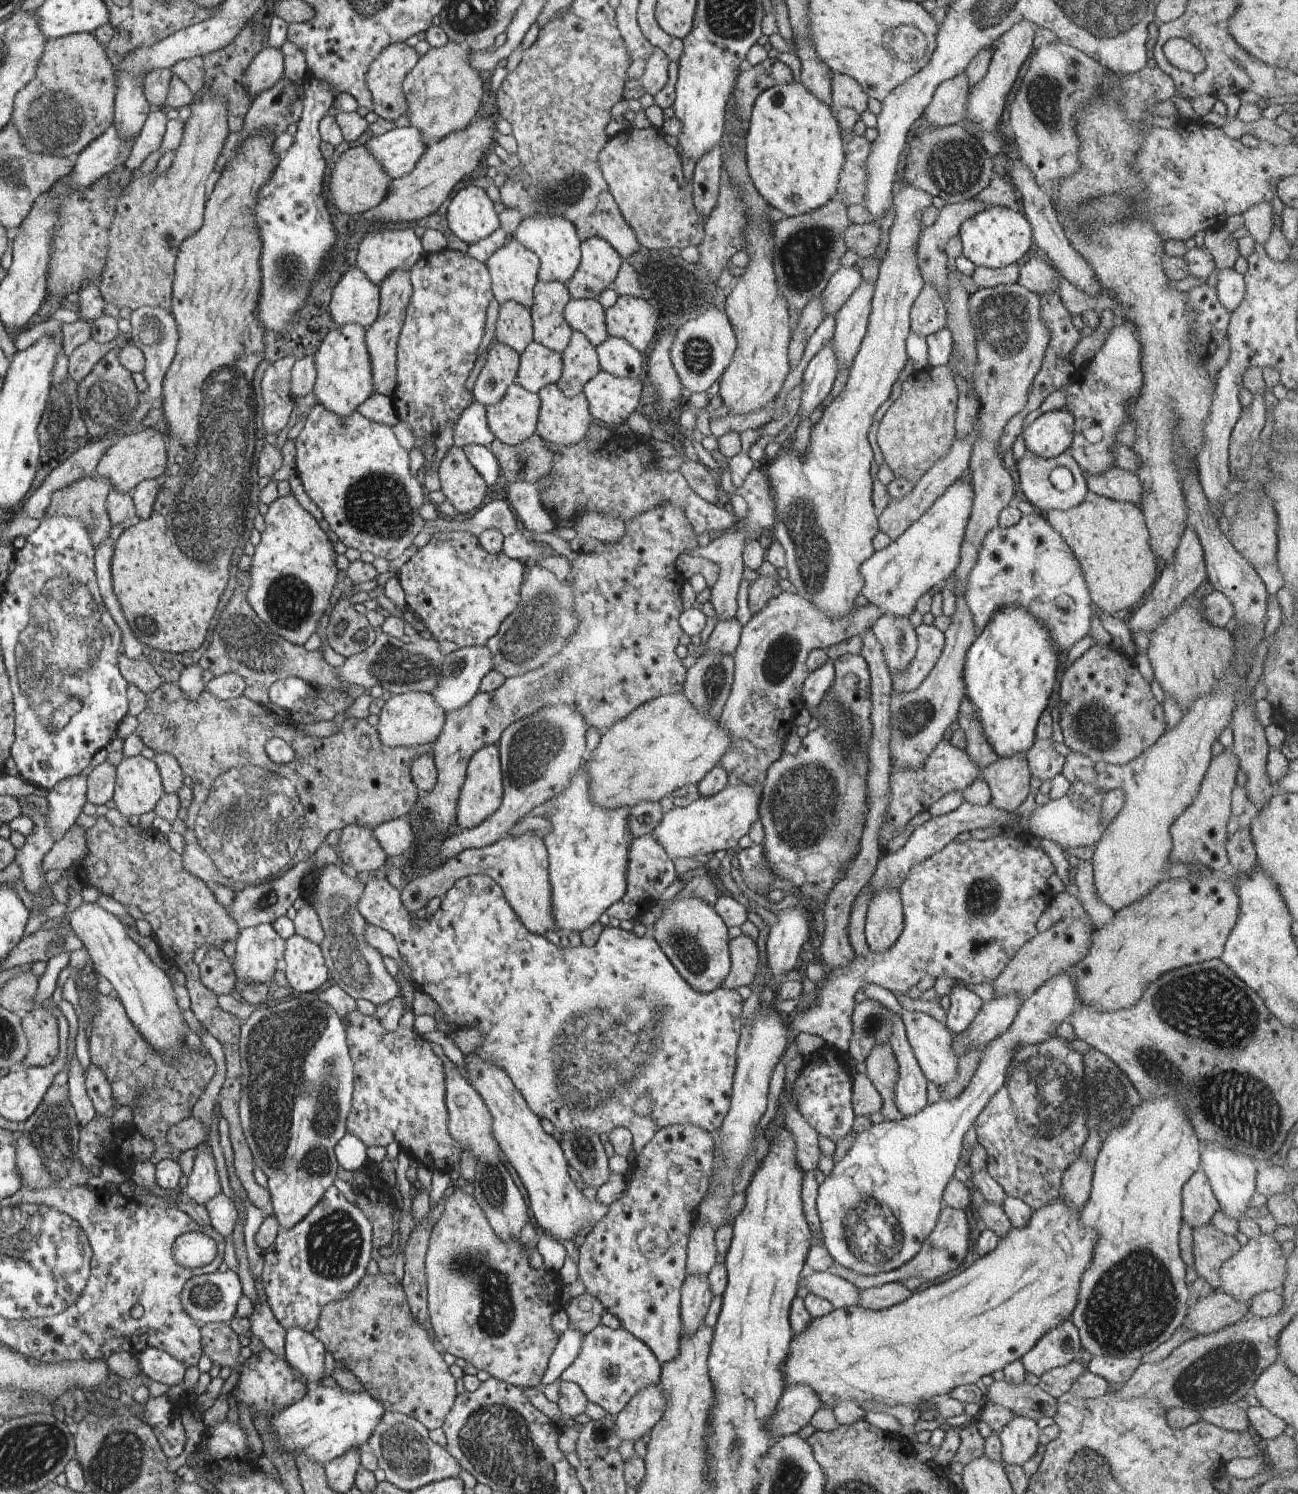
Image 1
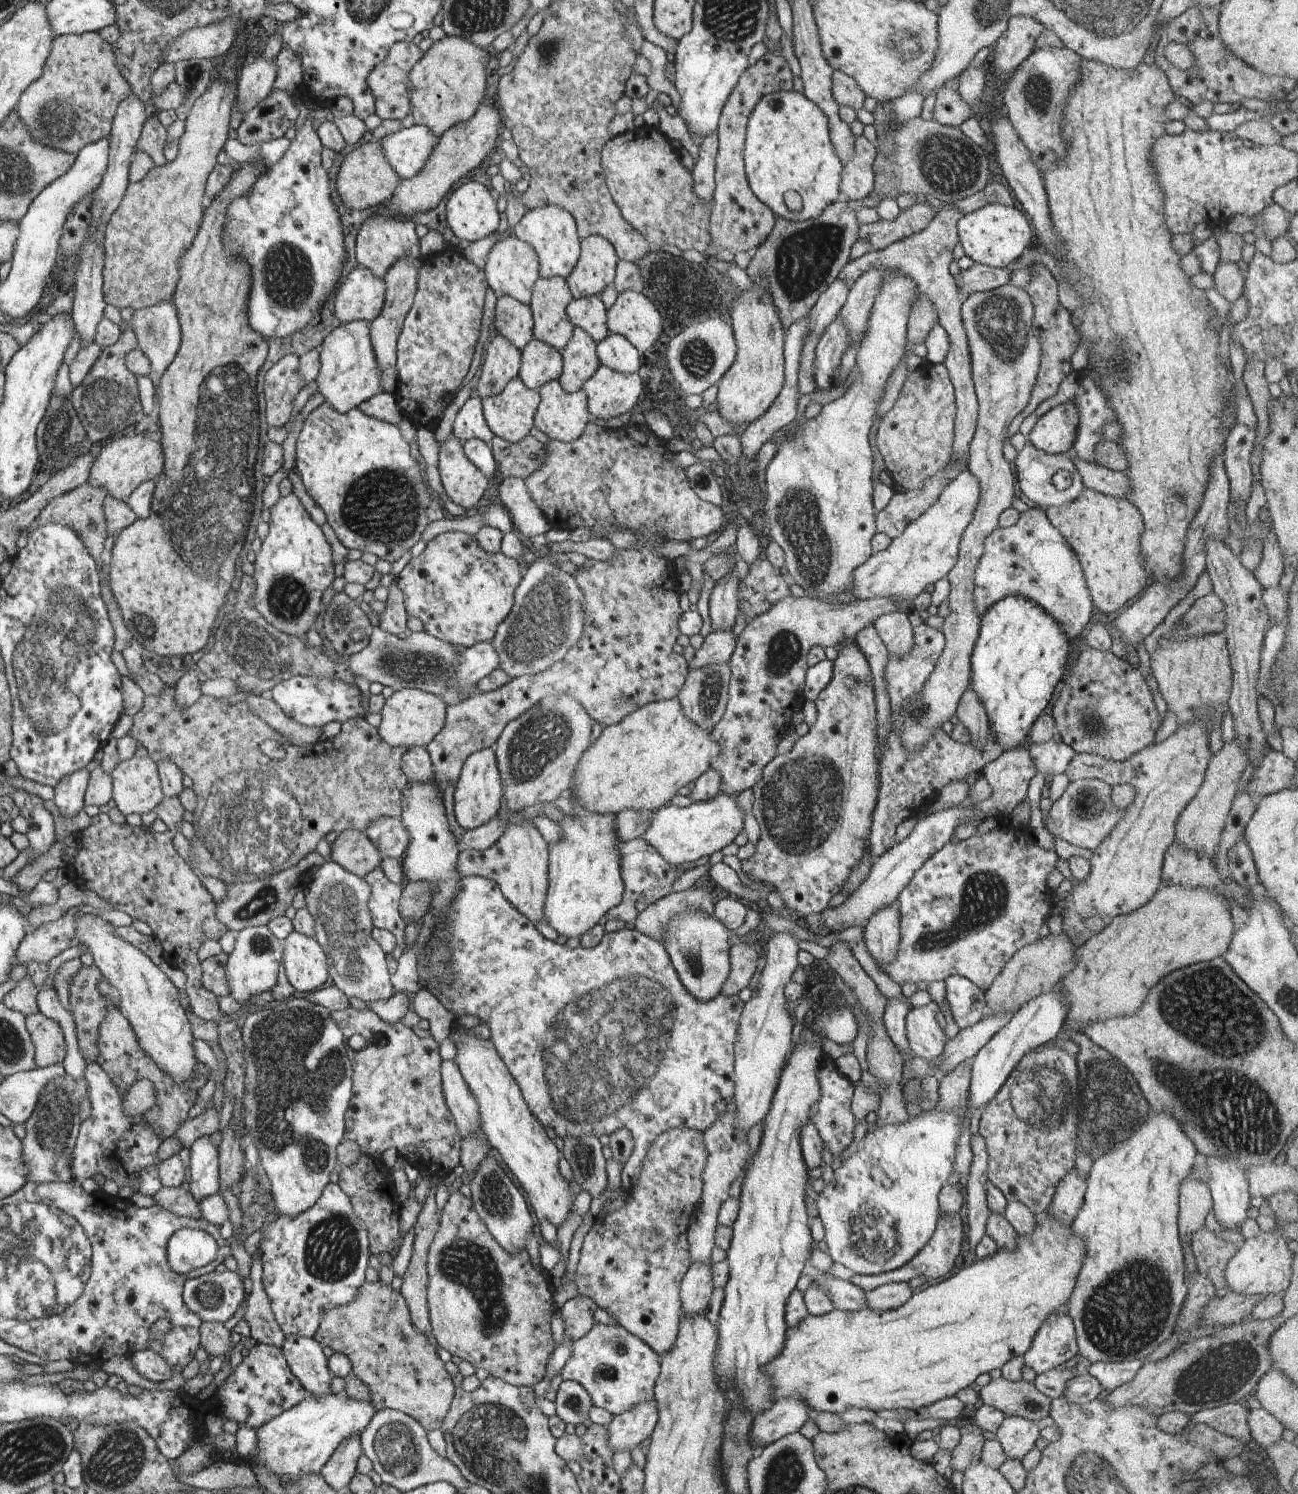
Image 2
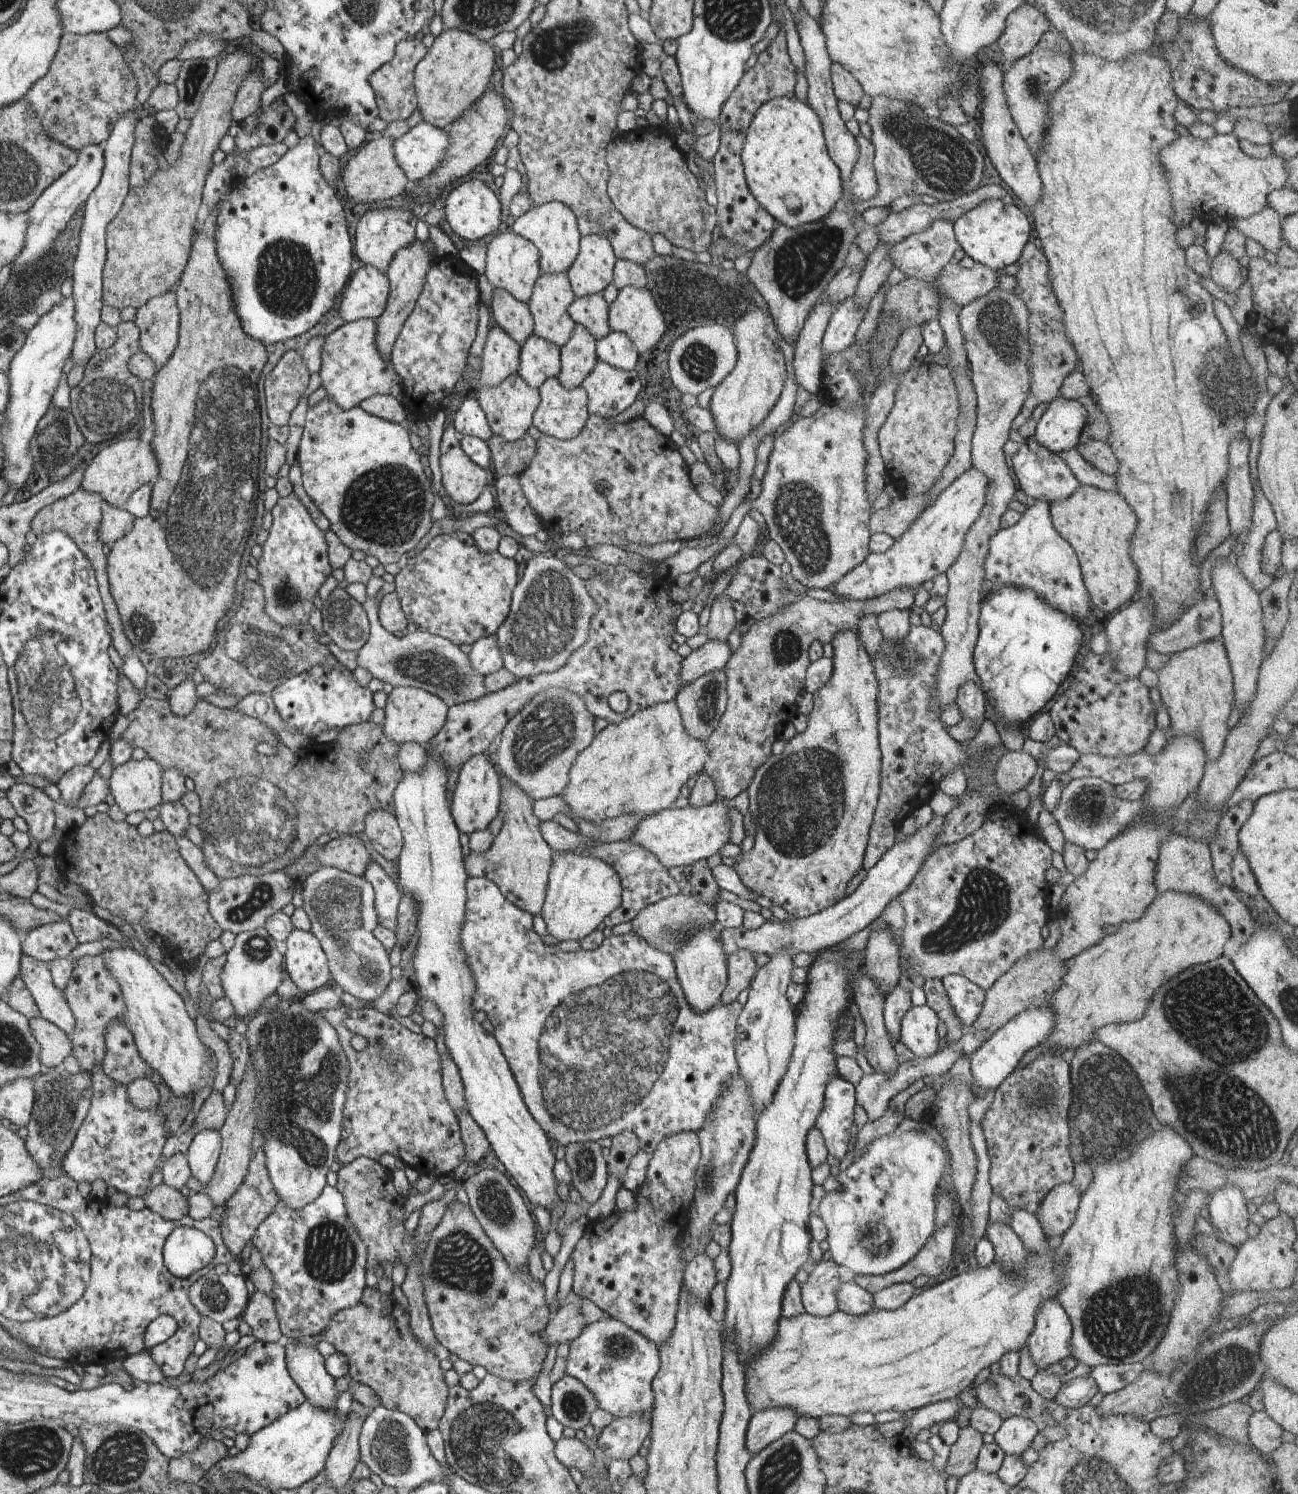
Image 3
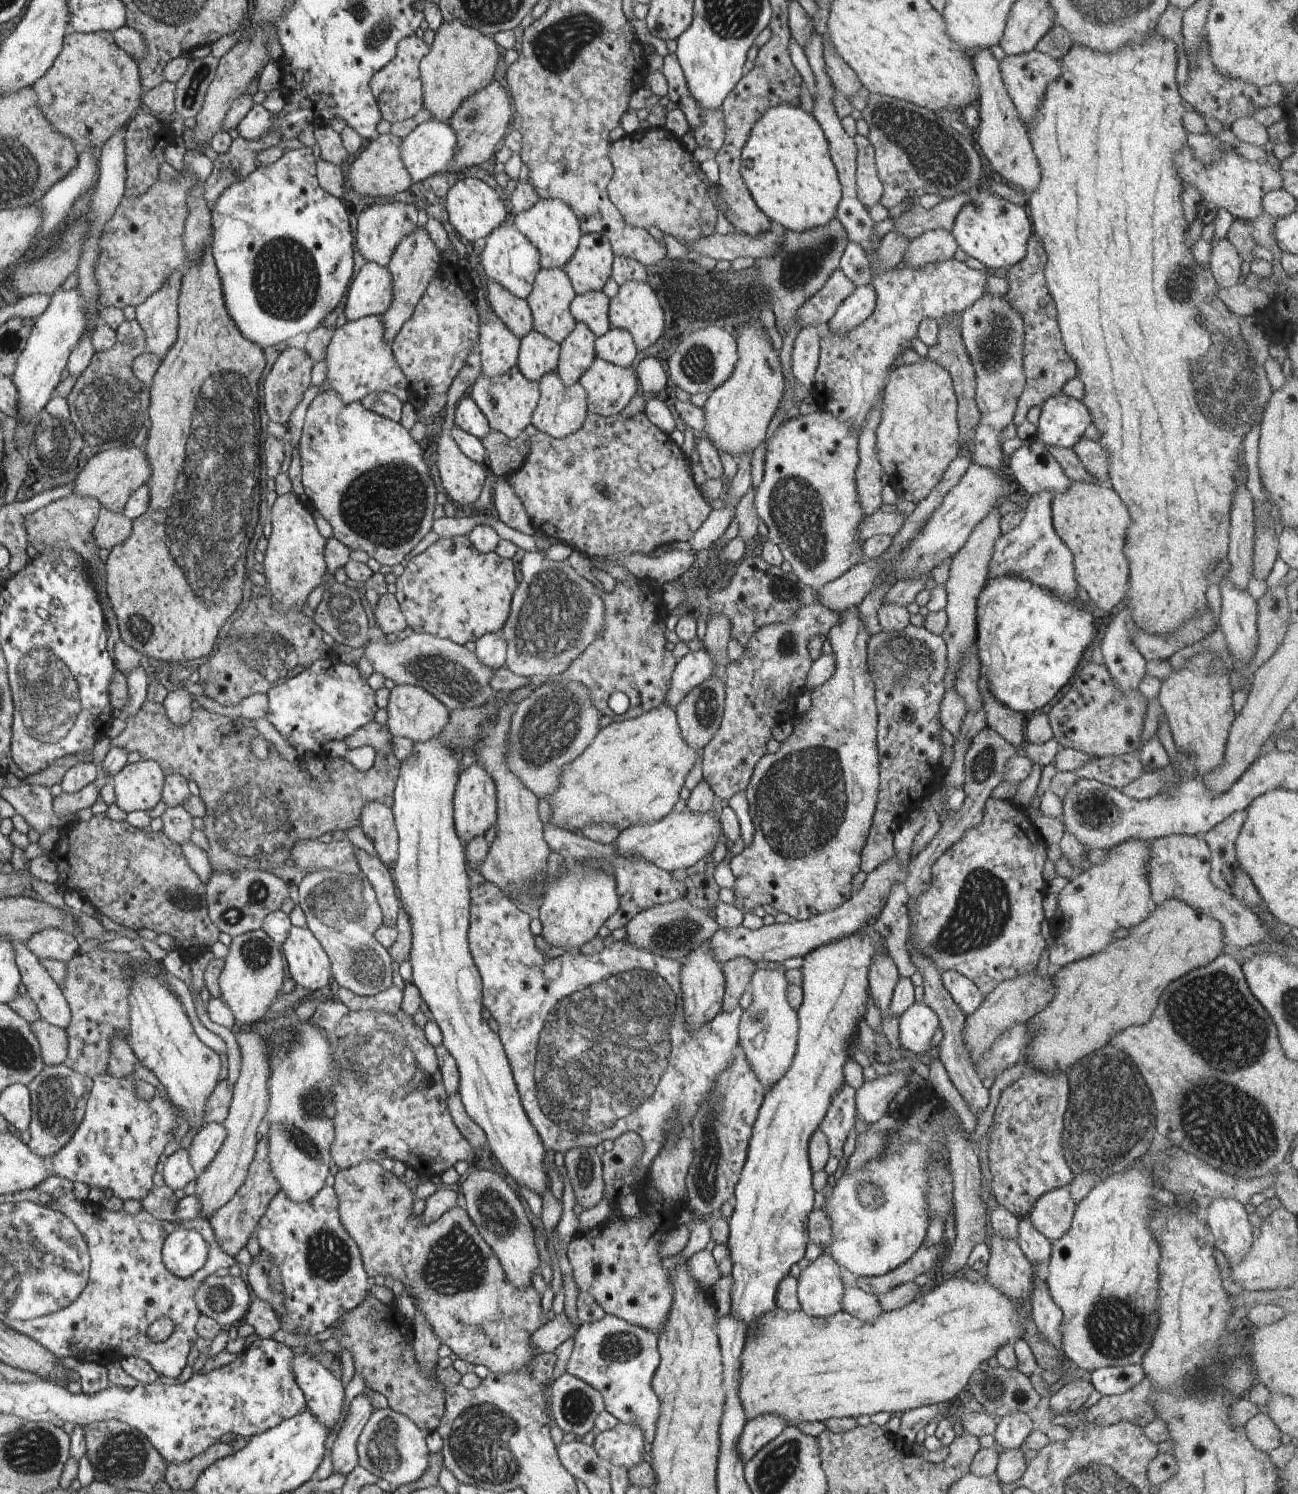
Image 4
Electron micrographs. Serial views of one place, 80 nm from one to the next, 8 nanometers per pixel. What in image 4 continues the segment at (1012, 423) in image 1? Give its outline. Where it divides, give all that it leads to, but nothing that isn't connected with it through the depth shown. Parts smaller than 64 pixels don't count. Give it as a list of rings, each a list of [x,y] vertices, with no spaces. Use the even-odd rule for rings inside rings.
[[[1030,235],[1026,244],[1025,256],[1008,268],[1004,277],[1006,291],[1004,299],[1020,314],[1022,318],[1024,341],[1022,342],[1022,375],[1025,379],[1023,390],[1018,396],[1016,409],[1011,422],[1017,427],[1025,419],[1031,406],[1039,406],[1051,395],[1059,393],[1068,380],[1076,376],[1072,358],[1065,352],[1060,330],[1056,321],[1056,308],[1046,287],[1044,266],[1046,254],[1041,241]]]

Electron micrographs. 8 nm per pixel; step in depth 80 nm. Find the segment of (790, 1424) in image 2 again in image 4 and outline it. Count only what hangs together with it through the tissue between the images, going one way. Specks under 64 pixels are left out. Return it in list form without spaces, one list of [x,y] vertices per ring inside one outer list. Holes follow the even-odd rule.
[[[759,1414],[747,1420],[735,1444],[739,1460],[747,1462],[762,1446],[777,1438],[785,1426],[785,1418],[779,1418],[777,1414]]]

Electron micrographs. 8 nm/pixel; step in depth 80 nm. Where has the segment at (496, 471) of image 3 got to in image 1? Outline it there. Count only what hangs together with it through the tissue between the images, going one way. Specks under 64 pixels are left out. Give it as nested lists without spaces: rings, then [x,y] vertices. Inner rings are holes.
[[[536,432],[516,445],[508,445],[494,438],[487,447],[496,457],[507,482],[535,483],[548,474],[552,465],[553,452]]]

